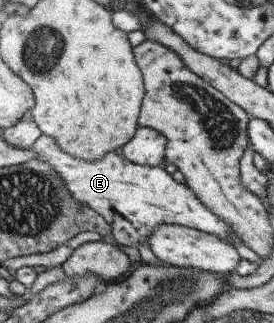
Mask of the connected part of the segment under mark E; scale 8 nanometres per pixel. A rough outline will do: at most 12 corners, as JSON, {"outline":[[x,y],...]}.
{"outline":[[43,134],[31,149],[120,245],[163,223],[234,243],[225,219],[163,165],[86,161]]}

